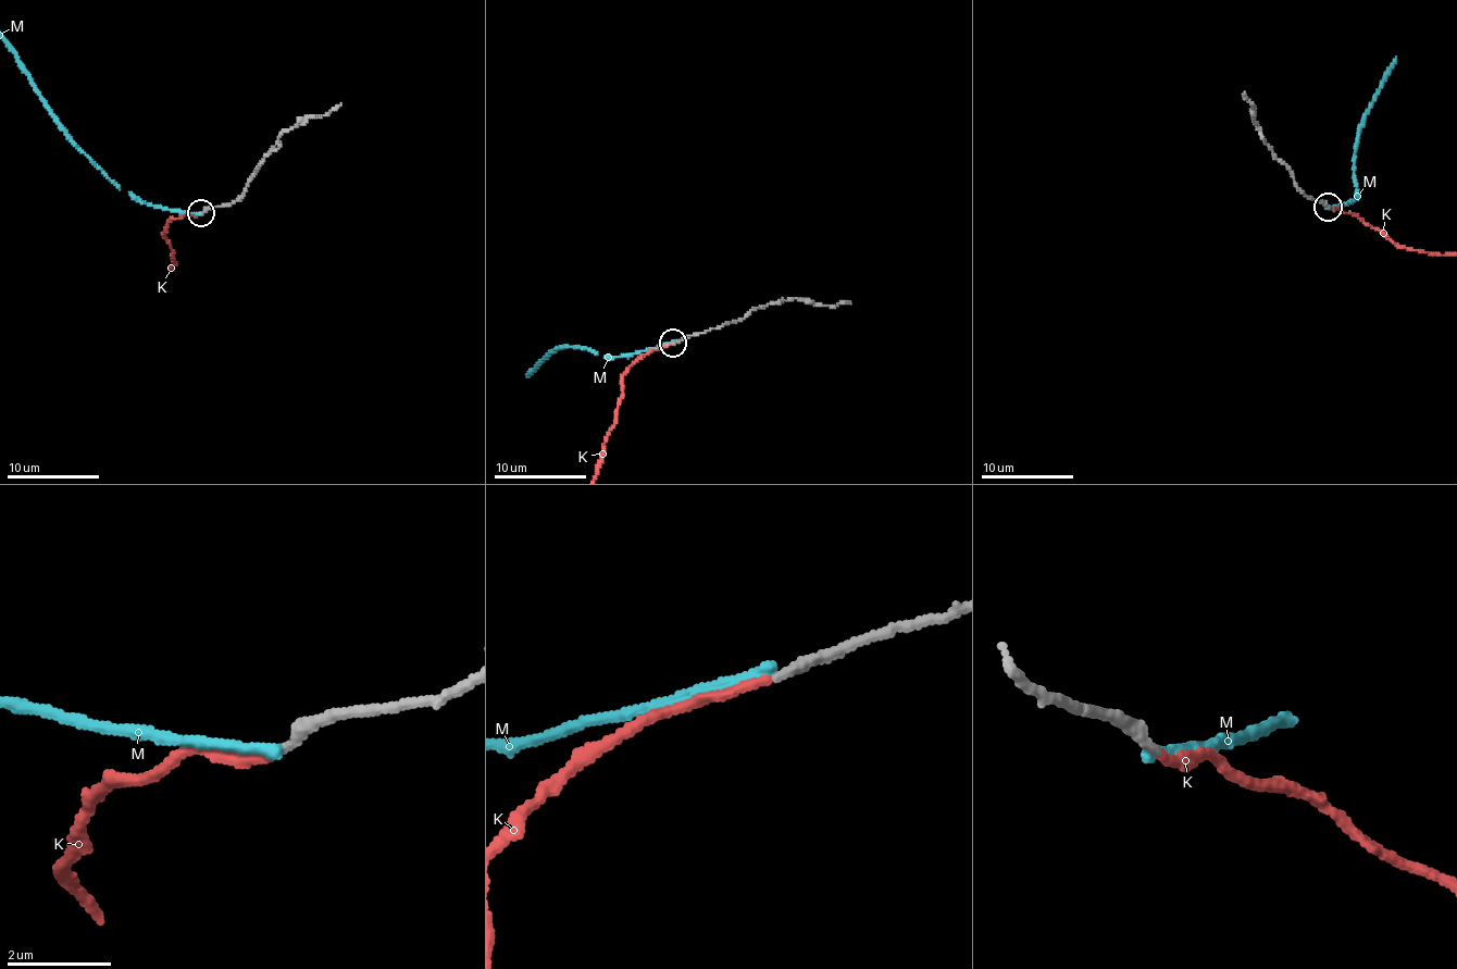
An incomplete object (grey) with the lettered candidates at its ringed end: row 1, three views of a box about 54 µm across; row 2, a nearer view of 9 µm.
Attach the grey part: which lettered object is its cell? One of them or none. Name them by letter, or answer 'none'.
K

